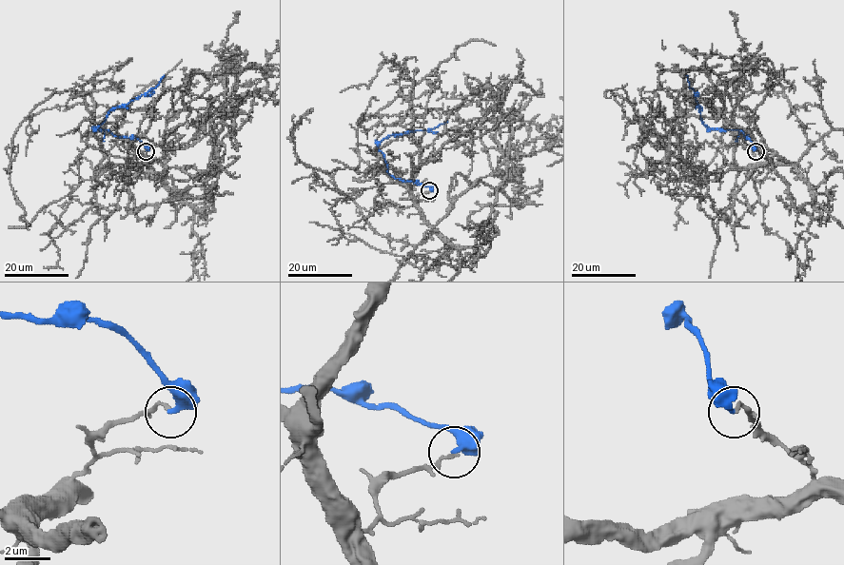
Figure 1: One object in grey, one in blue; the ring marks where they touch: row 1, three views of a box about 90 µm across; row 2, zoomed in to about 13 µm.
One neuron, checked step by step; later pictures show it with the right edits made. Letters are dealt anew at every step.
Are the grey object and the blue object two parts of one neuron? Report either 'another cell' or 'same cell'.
another cell

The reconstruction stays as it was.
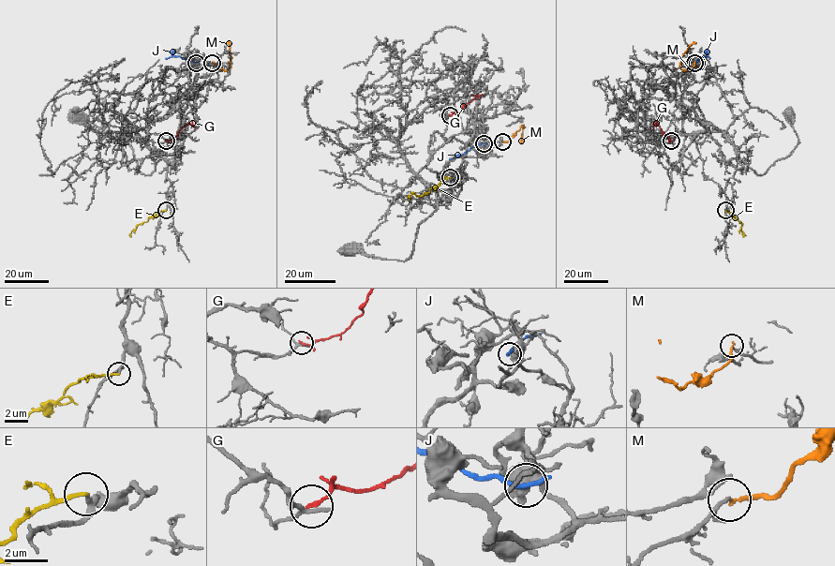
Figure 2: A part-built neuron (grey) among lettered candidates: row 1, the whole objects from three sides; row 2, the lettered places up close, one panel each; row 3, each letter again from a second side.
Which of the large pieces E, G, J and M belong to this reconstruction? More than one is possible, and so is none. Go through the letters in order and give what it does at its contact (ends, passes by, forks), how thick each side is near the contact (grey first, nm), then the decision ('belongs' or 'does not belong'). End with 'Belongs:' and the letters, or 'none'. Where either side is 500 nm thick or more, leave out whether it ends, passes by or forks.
E: it ends | 150/170 nm | does not belong
G: it ends | 180/180 nm | does not belong
J: 550/280 nm | does not belong
M: it ends | 140/160 nm | does not belong
Belongs: none

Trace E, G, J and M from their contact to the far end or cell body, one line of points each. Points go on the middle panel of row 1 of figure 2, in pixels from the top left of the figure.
E: (450, 177), (427, 193), (410, 196)
G: (450, 115), (458, 112), (476, 96), (482, 95)
J: (484, 143), (449, 158)
M: (502, 141), (508, 141), (523, 125), (519, 143)

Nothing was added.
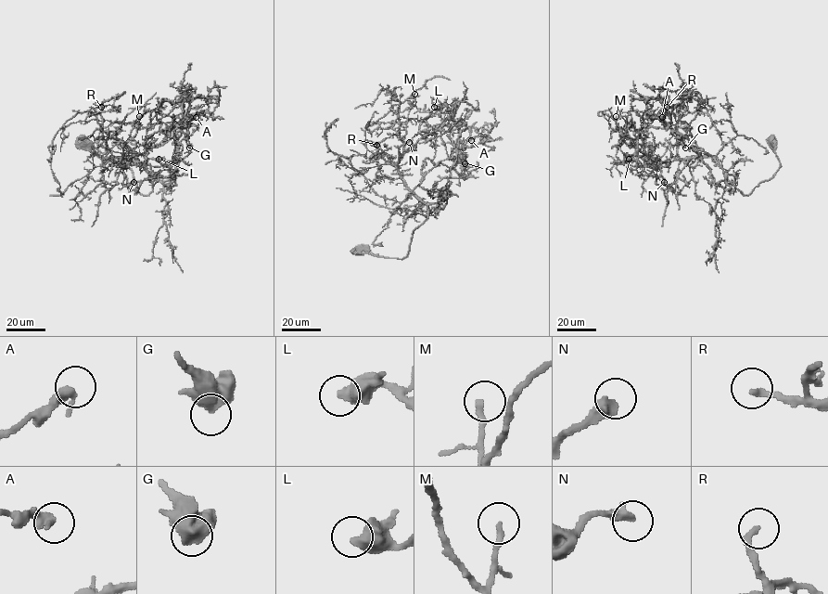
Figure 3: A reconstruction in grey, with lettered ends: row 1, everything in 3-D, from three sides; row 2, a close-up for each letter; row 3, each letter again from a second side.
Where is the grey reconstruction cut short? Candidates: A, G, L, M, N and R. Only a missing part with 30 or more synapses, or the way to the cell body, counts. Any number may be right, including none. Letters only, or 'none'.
N, R

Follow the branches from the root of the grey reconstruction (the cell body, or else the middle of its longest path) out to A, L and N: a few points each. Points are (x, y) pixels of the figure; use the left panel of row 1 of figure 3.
A: (83, 142), (126, 165), (138, 191), (147, 195), (151, 176), (137, 157), (196, 117)
L: (83, 142), (126, 165), (145, 195), (150, 174), (135, 158), (122, 159), (171, 167), (179, 155), (159, 159)
N: (83, 142), (90, 150), (126, 165), (140, 193), (153, 190), (147, 170), (125, 156), (122, 186), (133, 182)

